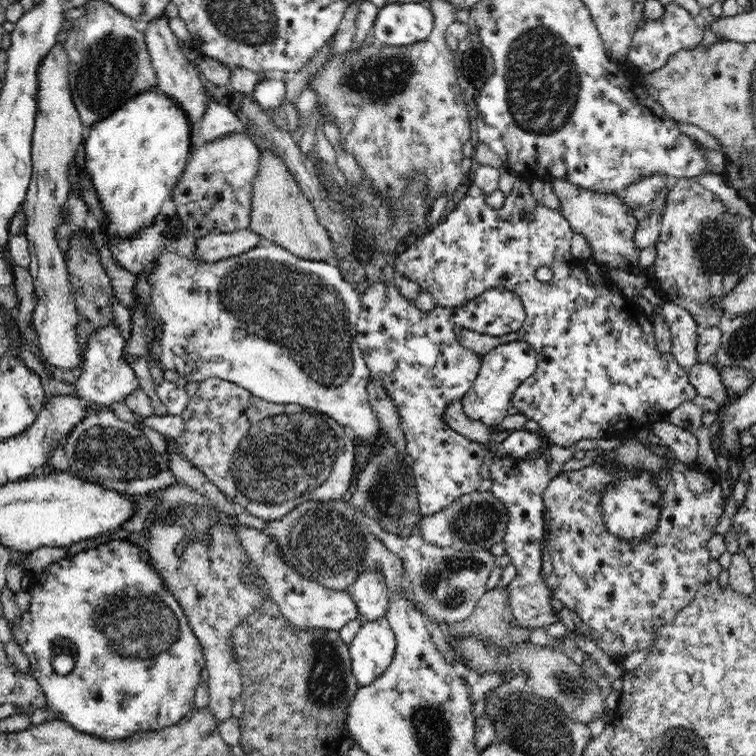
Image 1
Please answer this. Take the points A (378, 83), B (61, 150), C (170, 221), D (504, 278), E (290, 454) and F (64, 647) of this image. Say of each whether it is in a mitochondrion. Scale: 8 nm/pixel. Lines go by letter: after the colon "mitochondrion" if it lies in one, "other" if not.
A: mitochondrion
B: other
C: other
D: other
E: mitochondrion
F: mitochondrion

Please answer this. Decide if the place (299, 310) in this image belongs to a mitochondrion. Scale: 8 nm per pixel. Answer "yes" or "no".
yes

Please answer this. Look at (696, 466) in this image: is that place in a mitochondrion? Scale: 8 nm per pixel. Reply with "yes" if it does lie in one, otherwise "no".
no

